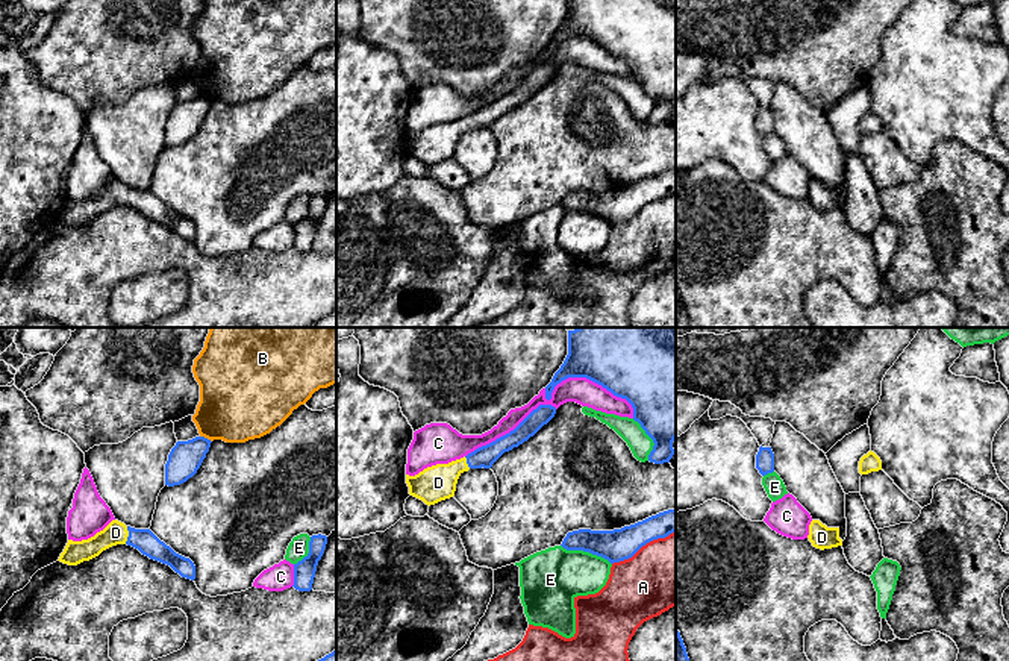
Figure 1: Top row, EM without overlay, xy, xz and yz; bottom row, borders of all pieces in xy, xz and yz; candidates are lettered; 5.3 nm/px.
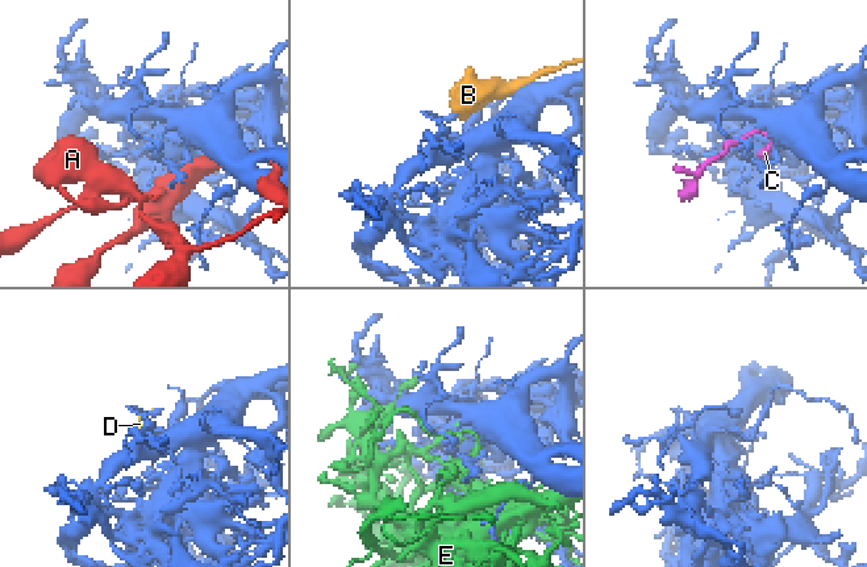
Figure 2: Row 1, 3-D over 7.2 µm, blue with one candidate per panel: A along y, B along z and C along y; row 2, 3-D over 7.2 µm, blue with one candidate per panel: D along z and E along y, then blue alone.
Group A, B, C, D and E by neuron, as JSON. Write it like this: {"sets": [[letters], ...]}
{"sets": [["A"], ["B"], ["C", "E"], ["D"]]}

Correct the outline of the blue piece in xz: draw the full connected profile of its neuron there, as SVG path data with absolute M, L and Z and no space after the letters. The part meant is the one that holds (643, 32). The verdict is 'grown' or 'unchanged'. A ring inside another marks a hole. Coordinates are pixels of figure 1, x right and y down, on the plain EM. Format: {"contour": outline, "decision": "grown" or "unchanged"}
{"contour": "M568 0L568 15L545 47L545 59L568 38L586 38L633 68L633 80L641 85L654 106L648 121L670 123L676 100L676 0Z", "decision": "unchanged"}

